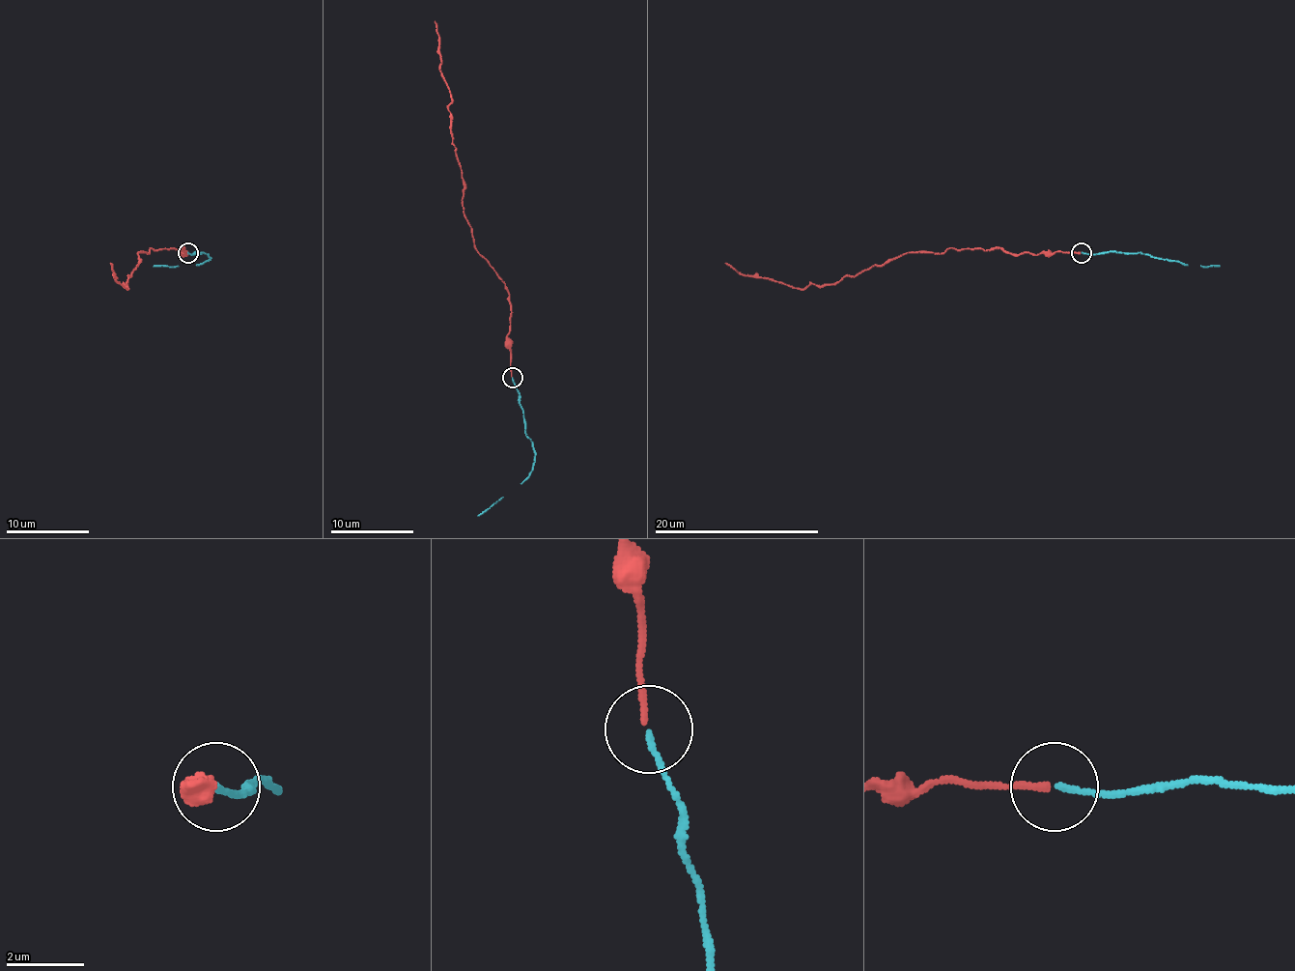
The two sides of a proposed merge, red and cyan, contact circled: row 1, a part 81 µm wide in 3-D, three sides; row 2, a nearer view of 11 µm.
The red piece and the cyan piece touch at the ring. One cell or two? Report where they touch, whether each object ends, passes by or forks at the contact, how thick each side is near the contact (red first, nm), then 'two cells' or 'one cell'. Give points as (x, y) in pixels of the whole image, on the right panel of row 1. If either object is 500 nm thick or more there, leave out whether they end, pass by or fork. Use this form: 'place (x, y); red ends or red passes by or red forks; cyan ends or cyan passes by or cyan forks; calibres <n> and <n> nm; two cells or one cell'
place (1081, 252); red ends; cyan ends; calibres 160 and 120 nm; one cell

